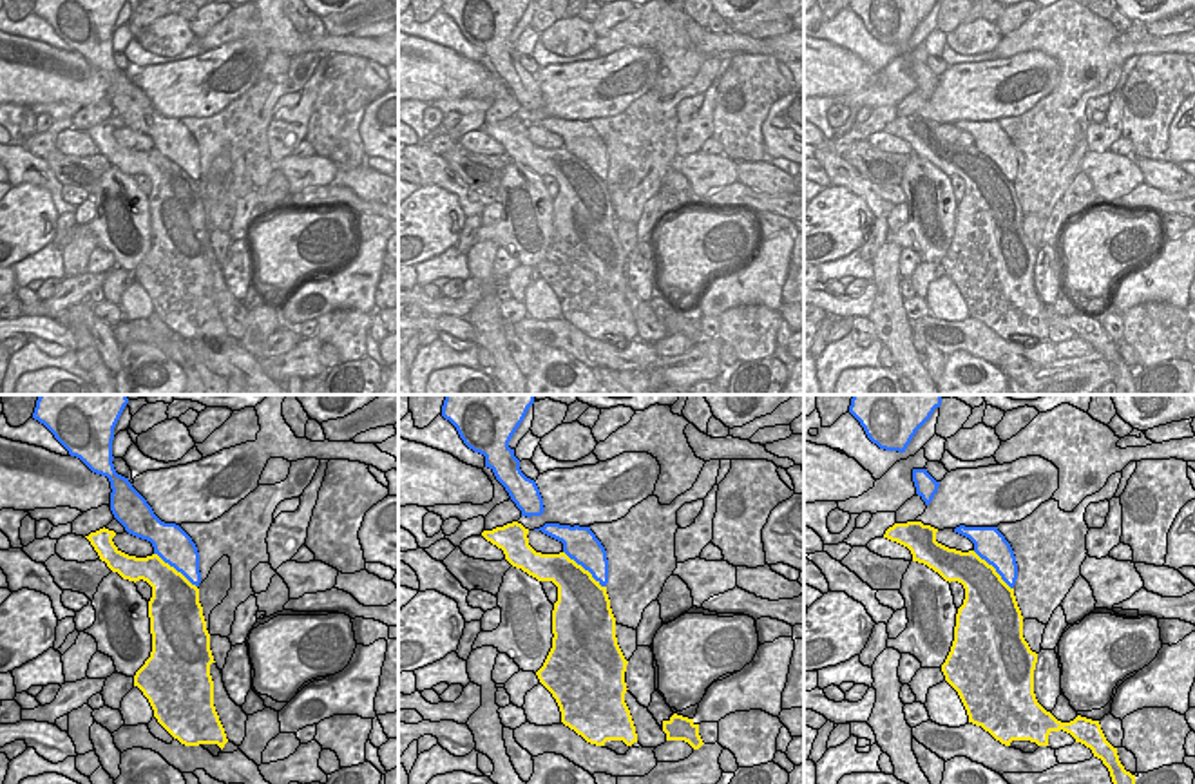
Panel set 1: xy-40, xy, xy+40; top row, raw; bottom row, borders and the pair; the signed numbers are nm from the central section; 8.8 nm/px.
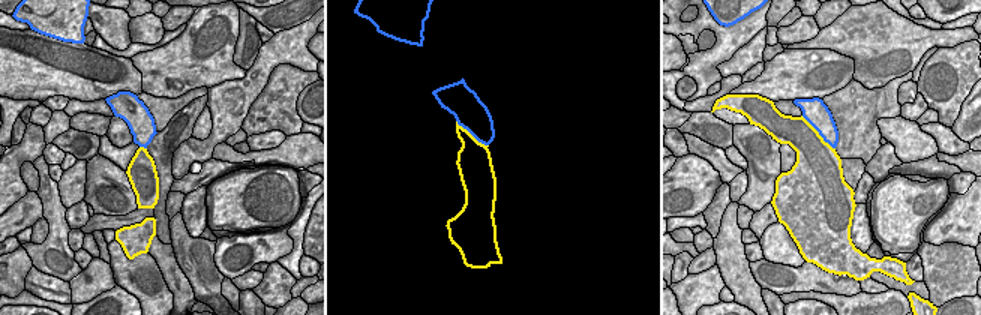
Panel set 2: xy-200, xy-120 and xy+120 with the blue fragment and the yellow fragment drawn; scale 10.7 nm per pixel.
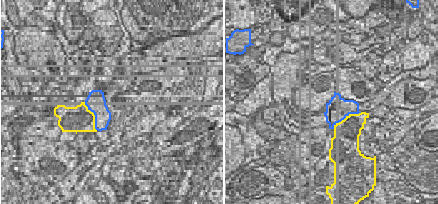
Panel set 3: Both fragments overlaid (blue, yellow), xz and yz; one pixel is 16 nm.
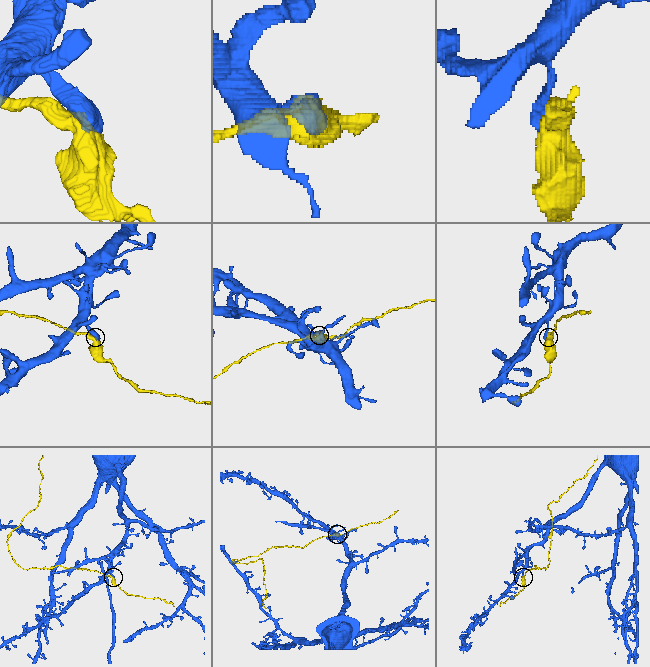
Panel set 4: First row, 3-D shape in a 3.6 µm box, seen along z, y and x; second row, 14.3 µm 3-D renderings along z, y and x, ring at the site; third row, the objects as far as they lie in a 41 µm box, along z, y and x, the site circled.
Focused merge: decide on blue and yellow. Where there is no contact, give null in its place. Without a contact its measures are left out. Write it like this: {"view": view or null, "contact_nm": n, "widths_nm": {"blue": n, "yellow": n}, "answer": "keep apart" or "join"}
{"view": "xy", "contact_nm": 500, "widths_nm": {"blue": 320, "yellow": 400}, "answer": "keep apart"}

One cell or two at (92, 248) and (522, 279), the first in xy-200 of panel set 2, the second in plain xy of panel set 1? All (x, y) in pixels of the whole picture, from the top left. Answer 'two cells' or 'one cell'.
one cell

